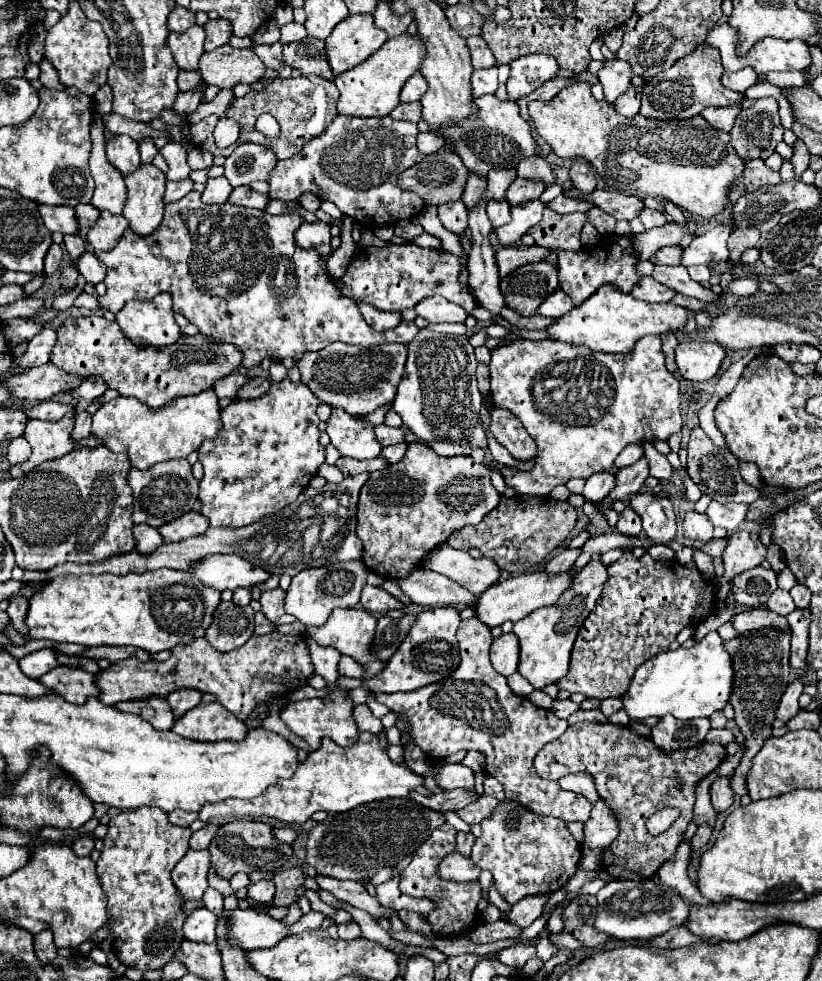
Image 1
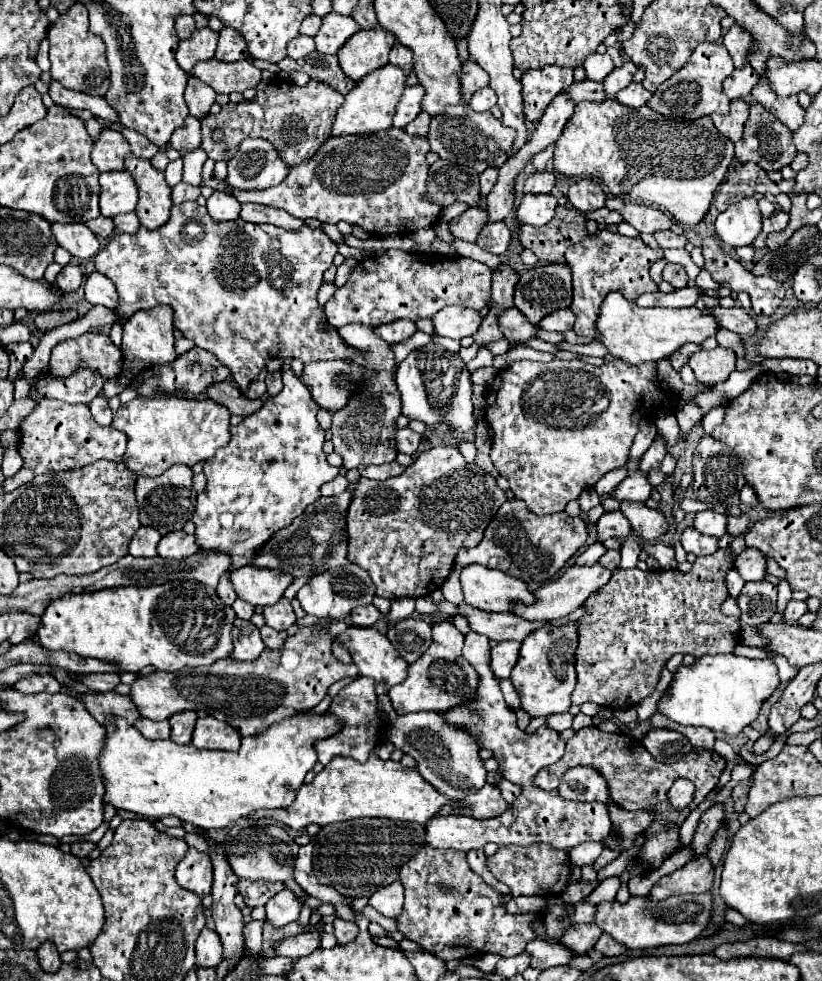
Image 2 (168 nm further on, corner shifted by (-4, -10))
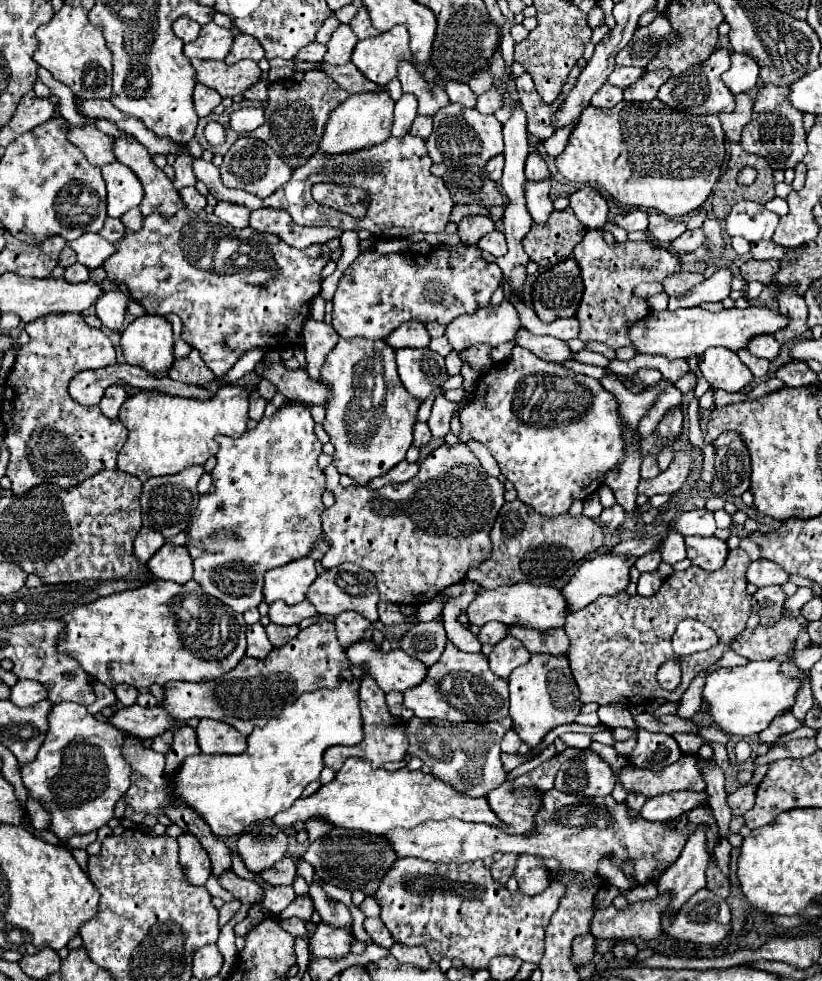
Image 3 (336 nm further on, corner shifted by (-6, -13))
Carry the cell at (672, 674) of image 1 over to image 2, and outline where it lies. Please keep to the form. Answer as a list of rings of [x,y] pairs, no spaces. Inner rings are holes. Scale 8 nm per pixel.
[[[734,653],[706,655],[692,665],[678,667],[670,685],[670,695],[660,699],[660,713],[680,725],[706,727],[716,733],[738,735],[744,727],[752,725],[764,701],[778,689],[780,677],[772,659],[748,659]]]

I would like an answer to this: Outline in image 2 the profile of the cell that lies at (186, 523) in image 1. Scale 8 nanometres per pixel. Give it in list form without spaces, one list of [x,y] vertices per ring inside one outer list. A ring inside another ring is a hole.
[[[184,531],[168,533],[158,543],[158,555],[162,559],[184,559],[198,551],[198,545],[194,543],[194,535],[188,535]]]

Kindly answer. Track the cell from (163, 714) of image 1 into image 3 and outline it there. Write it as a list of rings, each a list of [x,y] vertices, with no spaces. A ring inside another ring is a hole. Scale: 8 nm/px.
[[[166,730],[166,732],[158,734],[156,738],[152,738],[152,750],[156,750],[156,752],[166,754],[170,744],[172,744],[172,730]]]

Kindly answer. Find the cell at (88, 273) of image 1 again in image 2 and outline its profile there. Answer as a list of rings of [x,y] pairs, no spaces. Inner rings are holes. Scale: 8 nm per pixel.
[[[90,273],[86,277],[84,291],[86,291],[86,301],[90,301],[92,305],[102,305],[112,311],[118,307],[118,291],[114,283],[100,273]]]

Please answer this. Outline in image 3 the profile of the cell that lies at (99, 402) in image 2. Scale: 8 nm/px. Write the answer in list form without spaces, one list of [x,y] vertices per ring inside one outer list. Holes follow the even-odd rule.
[[[110,386],[106,392],[104,392],[104,398],[100,400],[100,410],[106,418],[116,418],[118,416],[118,410],[122,406],[122,402],[126,400],[126,390],[122,386]]]

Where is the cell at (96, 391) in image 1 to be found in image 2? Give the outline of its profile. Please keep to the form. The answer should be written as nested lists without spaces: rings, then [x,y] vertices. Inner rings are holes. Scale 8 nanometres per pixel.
[[[158,305],[152,311],[136,311],[126,323],[124,323],[124,335],[122,335],[122,373],[104,385],[104,395],[116,397],[120,395],[132,377],[136,377],[140,371],[150,369],[154,365],[164,365],[176,359],[174,351],[174,335],[172,335],[172,309],[166,305]]]

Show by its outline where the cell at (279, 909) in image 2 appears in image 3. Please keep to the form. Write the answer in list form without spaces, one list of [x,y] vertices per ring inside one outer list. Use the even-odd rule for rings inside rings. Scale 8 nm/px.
[[[276,918],[276,920],[278,920],[278,924],[280,924],[280,928],[284,928],[286,932],[290,932],[292,936],[306,936],[304,920],[300,920],[300,918],[288,918],[288,920]]]

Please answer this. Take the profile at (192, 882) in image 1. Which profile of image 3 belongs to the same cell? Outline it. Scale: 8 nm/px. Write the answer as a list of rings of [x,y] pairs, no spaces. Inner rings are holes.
[[[182,834],[178,838],[178,844],[180,844],[180,866],[186,880],[192,886],[204,886],[212,874],[206,850],[200,846],[200,842],[196,842],[196,838],[192,838],[192,834]]]

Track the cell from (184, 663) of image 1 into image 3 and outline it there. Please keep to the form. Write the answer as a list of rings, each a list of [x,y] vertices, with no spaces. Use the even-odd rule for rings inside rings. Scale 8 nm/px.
[[[318,622],[298,632],[286,646],[274,648],[264,660],[244,656],[234,670],[220,680],[204,682],[168,682],[164,686],[164,700],[158,704],[172,720],[188,722],[192,718],[212,718],[234,726],[240,734],[248,736],[254,728],[264,726],[270,718],[280,714],[288,704],[294,704],[300,694],[320,688],[334,690],[344,680],[344,670],[352,662],[336,640],[334,622]]]

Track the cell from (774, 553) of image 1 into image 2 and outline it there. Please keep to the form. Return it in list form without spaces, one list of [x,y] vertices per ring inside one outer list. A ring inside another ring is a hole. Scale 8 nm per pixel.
[[[780,581],[780,585],[778,585],[778,609],[776,609],[776,613],[778,613],[780,617],[784,615],[786,603],[790,601],[790,595],[792,595],[790,583],[788,583],[788,581]]]

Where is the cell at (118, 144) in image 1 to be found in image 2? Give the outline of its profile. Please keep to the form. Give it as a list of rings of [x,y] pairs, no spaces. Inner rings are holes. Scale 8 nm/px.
[[[104,129],[92,147],[92,163],[98,171],[120,171],[124,169],[124,157],[130,153],[128,143],[118,131]]]

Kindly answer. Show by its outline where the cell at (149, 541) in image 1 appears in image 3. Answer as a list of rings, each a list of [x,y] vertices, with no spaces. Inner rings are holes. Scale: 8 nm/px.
[[[142,528],[134,540],[134,556],[140,564],[148,564],[148,560],[164,546],[164,536],[152,528]]]

